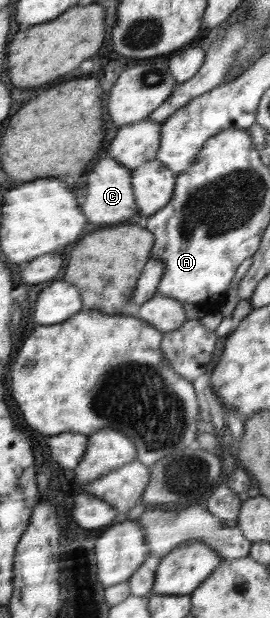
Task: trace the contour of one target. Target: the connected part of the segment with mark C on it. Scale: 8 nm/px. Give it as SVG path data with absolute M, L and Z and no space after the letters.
M104 158L86 176L88 180L84 184L88 186L86 186L86 202L82 204L82 210L86 210L90 224L96 224L96 226L124 224L128 223L134 214L140 213L137 207L136 192L133 190L133 173L128 167L124 167L112 158Z

